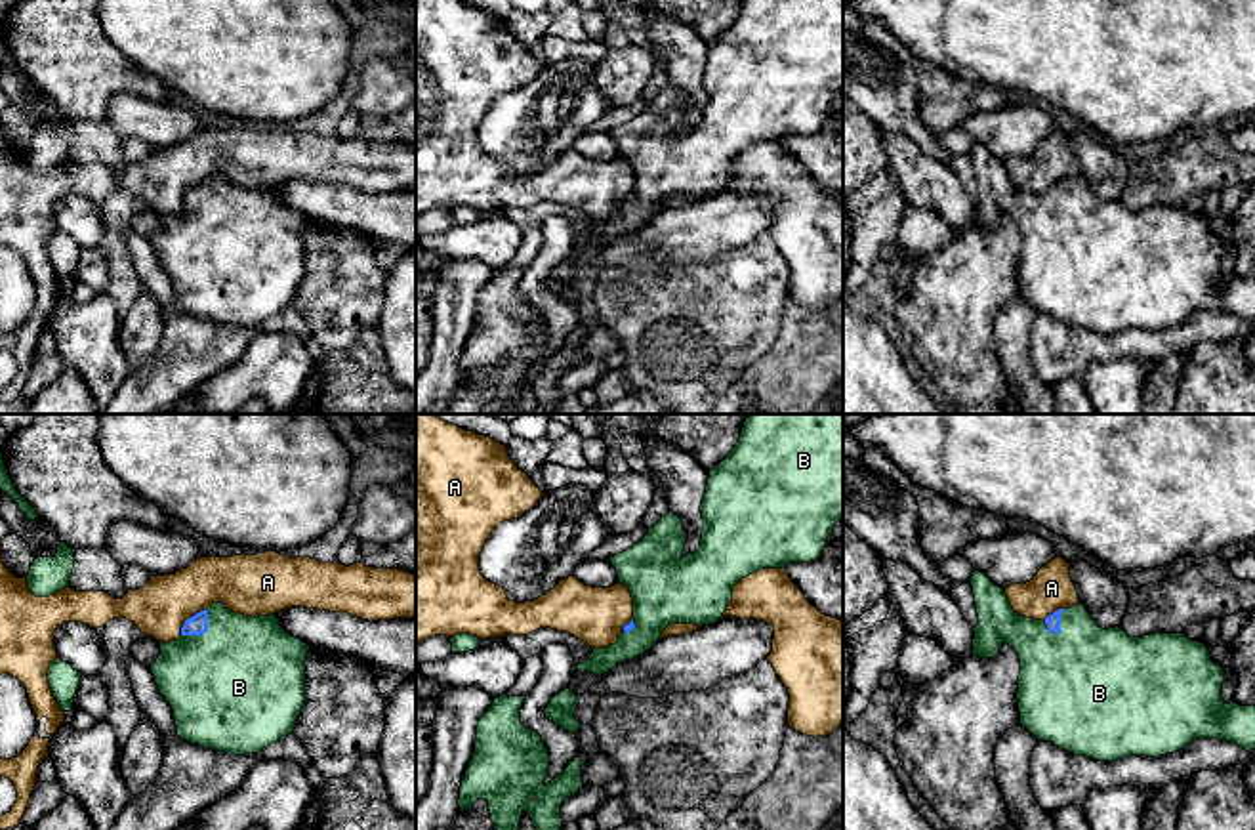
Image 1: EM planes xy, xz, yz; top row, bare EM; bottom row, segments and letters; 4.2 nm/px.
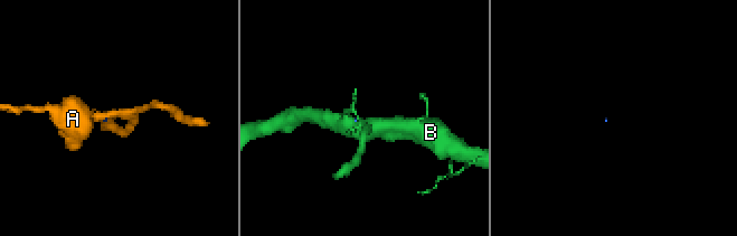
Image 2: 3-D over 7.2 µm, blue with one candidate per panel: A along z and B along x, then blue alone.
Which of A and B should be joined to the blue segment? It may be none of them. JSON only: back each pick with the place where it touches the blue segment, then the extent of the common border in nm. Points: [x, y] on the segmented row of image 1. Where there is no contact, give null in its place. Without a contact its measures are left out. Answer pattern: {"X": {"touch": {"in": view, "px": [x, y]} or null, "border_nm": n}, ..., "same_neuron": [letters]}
{"B": {"touch": {"in": "xy", "px": [205, 632]}, "border_nm": 160}, "same_neuron": ["B"]}

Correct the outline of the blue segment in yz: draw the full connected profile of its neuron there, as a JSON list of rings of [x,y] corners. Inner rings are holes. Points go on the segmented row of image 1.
[[[975,571],[971,586],[978,614],[973,656],[994,658],[1001,643],[1015,649],[1020,660],[1020,725],[1038,740],[1097,761],[1158,757],[1196,738],[1228,740],[1245,752],[1255,750],[1255,706],[1223,700],[1224,672],[1204,643],[1190,641],[1184,633],[1129,637],[1120,626],[1102,630],[1081,603],[1034,620],[1015,612],[1005,590],[984,572]]]

